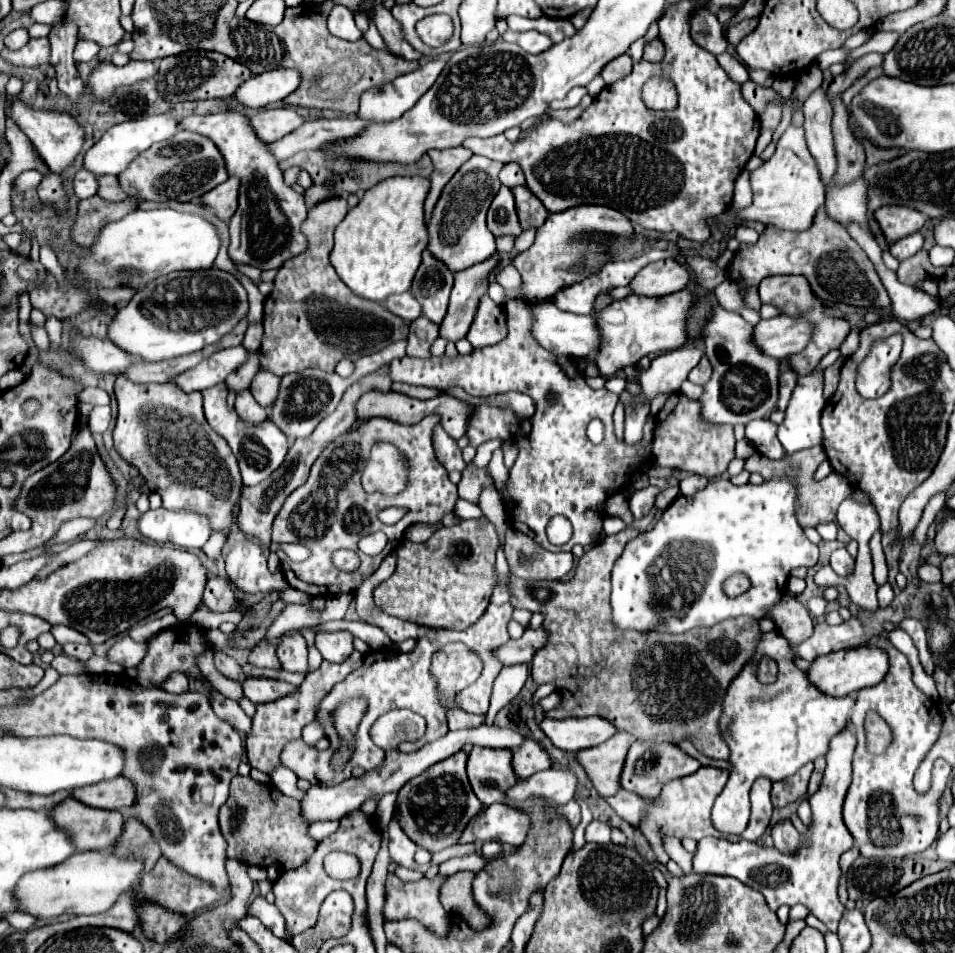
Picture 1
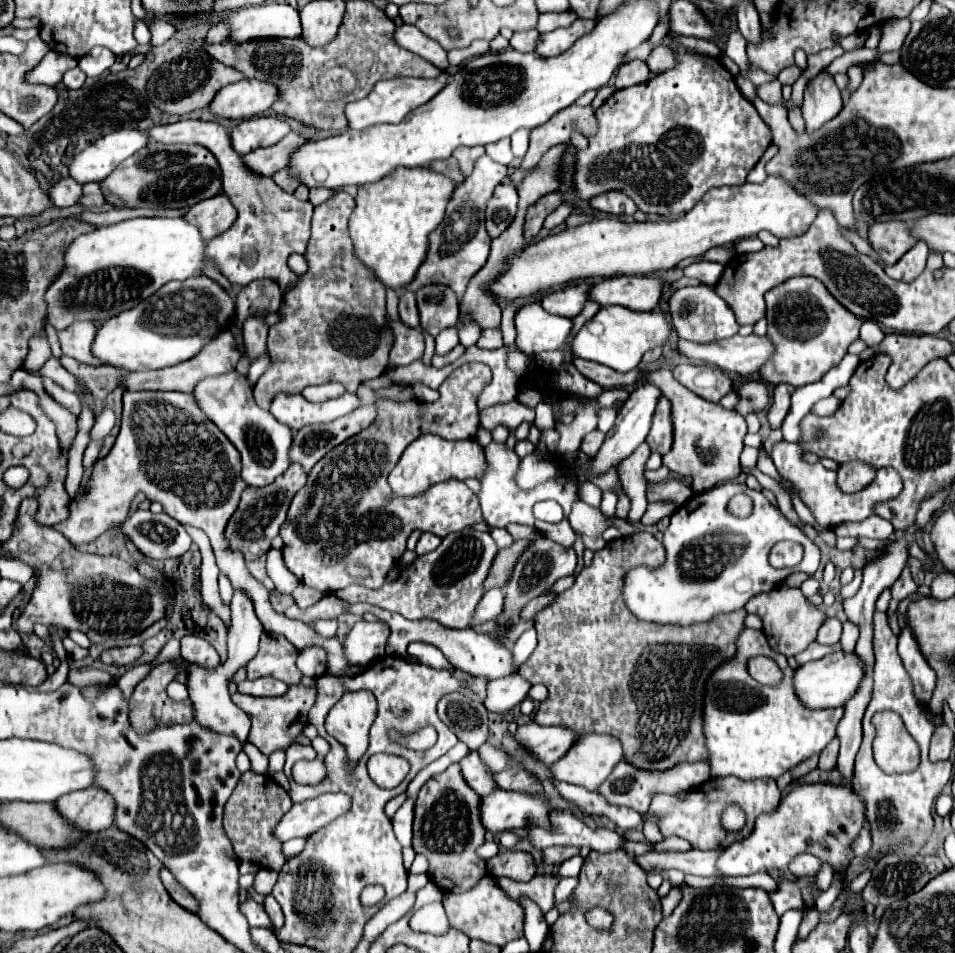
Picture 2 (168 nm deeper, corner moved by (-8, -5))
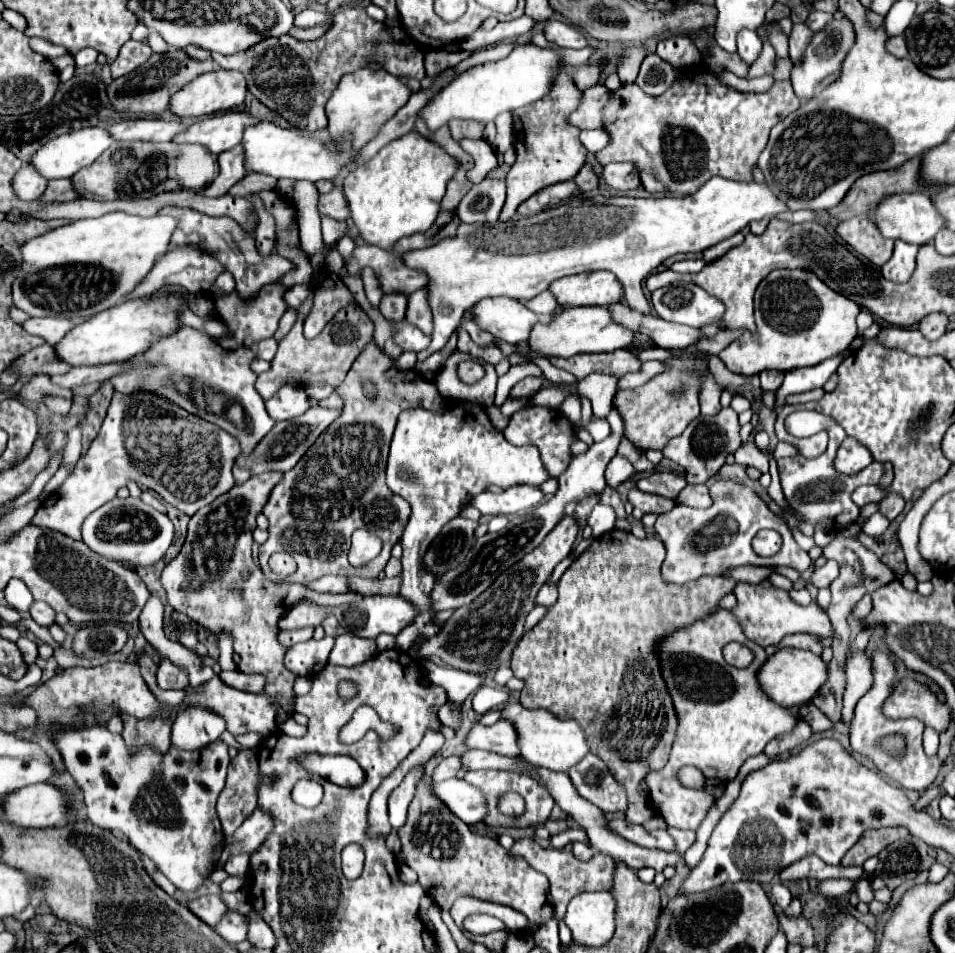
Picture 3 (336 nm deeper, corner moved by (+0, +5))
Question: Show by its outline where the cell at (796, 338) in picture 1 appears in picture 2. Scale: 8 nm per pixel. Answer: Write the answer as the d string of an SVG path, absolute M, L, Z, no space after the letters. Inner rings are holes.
M734 335L732 339L720 339L716 343L690 343L686 339L678 339L676 351L690 361L702 361L716 365L726 373L738 373L746 377L760 371L764 361L768 361L774 353L774 347L768 337Z

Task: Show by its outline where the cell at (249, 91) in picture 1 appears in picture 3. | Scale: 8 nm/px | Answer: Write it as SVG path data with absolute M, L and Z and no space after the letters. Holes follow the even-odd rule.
M218 69L218 71L204 73L204 75L196 77L196 81L184 85L184 89L180 89L180 93L176 93L176 97L172 97L170 111L174 111L180 117L200 117L200 115L212 115L218 111L230 111L244 103L246 93L248 93L248 83L240 71Z

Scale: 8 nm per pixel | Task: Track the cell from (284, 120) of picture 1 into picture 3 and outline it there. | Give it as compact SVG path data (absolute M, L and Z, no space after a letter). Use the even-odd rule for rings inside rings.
M228 111L214 117L204 117L188 127L188 133L174 137L176 143L200 143L214 155L232 149L244 137L246 127L258 125L262 119L246 111Z

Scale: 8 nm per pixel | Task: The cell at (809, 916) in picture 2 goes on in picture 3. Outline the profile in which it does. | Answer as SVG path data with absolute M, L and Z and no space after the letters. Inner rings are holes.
M832 879L832 881L818 881L820 885L820 893L828 895L828 889L830 889L830 895L832 897L840 897L844 893L848 893L852 889L852 881L848 879Z

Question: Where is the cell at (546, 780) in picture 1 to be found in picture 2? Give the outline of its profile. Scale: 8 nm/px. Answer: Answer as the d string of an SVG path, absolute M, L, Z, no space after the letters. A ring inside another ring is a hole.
M492 791L492 795L480 797L480 821L490 833L514 831L524 825L538 825L554 832L549 818L544 795Z

